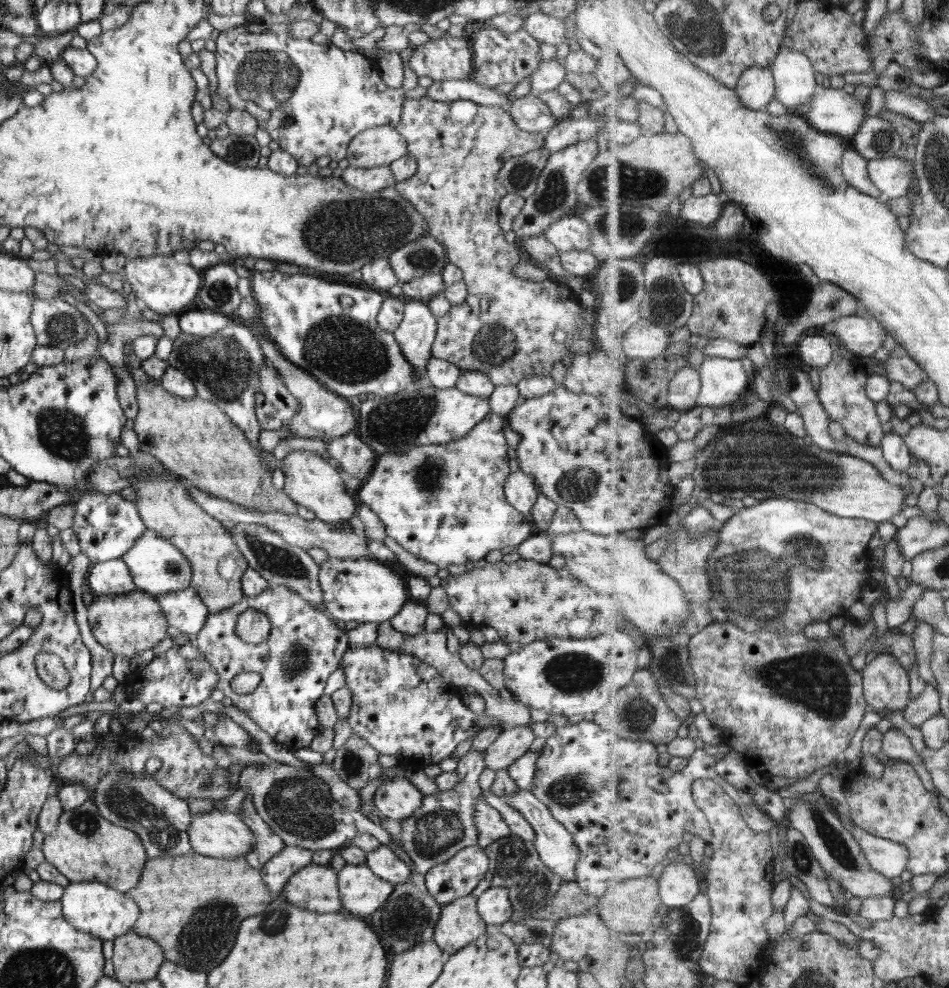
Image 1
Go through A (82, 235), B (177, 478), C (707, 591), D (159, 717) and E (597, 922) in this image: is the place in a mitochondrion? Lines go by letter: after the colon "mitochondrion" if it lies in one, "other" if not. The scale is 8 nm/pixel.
A: other
B: other
C: mitochondrion
D: other
E: other

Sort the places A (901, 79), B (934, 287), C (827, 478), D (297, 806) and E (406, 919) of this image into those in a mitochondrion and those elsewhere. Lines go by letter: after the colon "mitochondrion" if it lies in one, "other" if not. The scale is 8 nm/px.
A: other
B: other
C: mitochondrion
D: mitochondrion
E: mitochondrion

